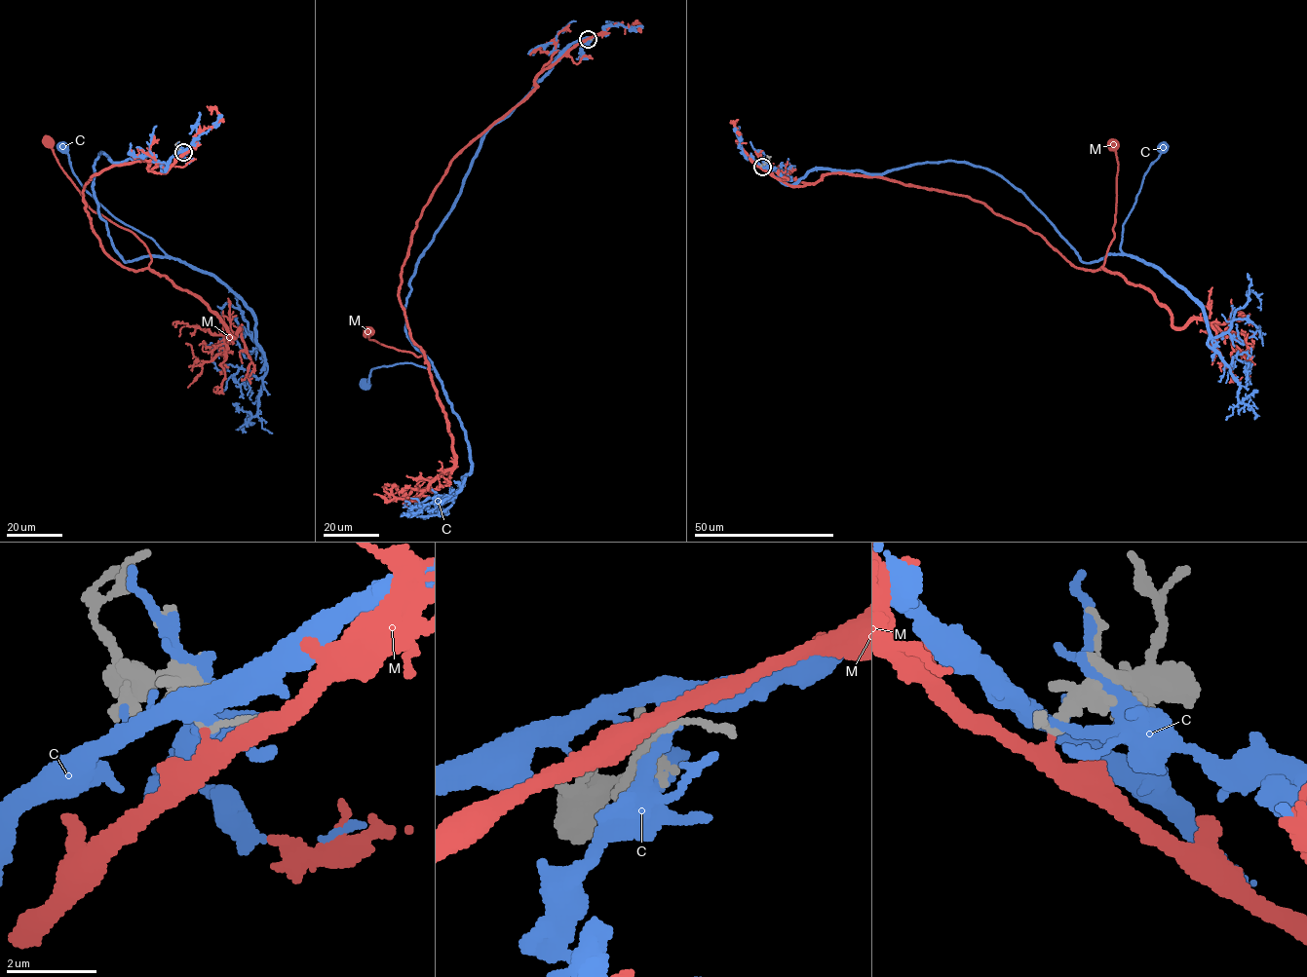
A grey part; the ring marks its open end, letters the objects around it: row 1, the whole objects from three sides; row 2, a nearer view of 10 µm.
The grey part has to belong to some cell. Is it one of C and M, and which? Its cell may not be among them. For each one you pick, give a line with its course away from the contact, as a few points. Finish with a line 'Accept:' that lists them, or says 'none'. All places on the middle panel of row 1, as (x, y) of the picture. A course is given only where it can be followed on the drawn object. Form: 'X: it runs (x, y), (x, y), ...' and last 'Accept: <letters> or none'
M: it runs (588, 39), (451, 161), (424, 207), (397, 294), (425, 353), (369, 332)
Accept: M

